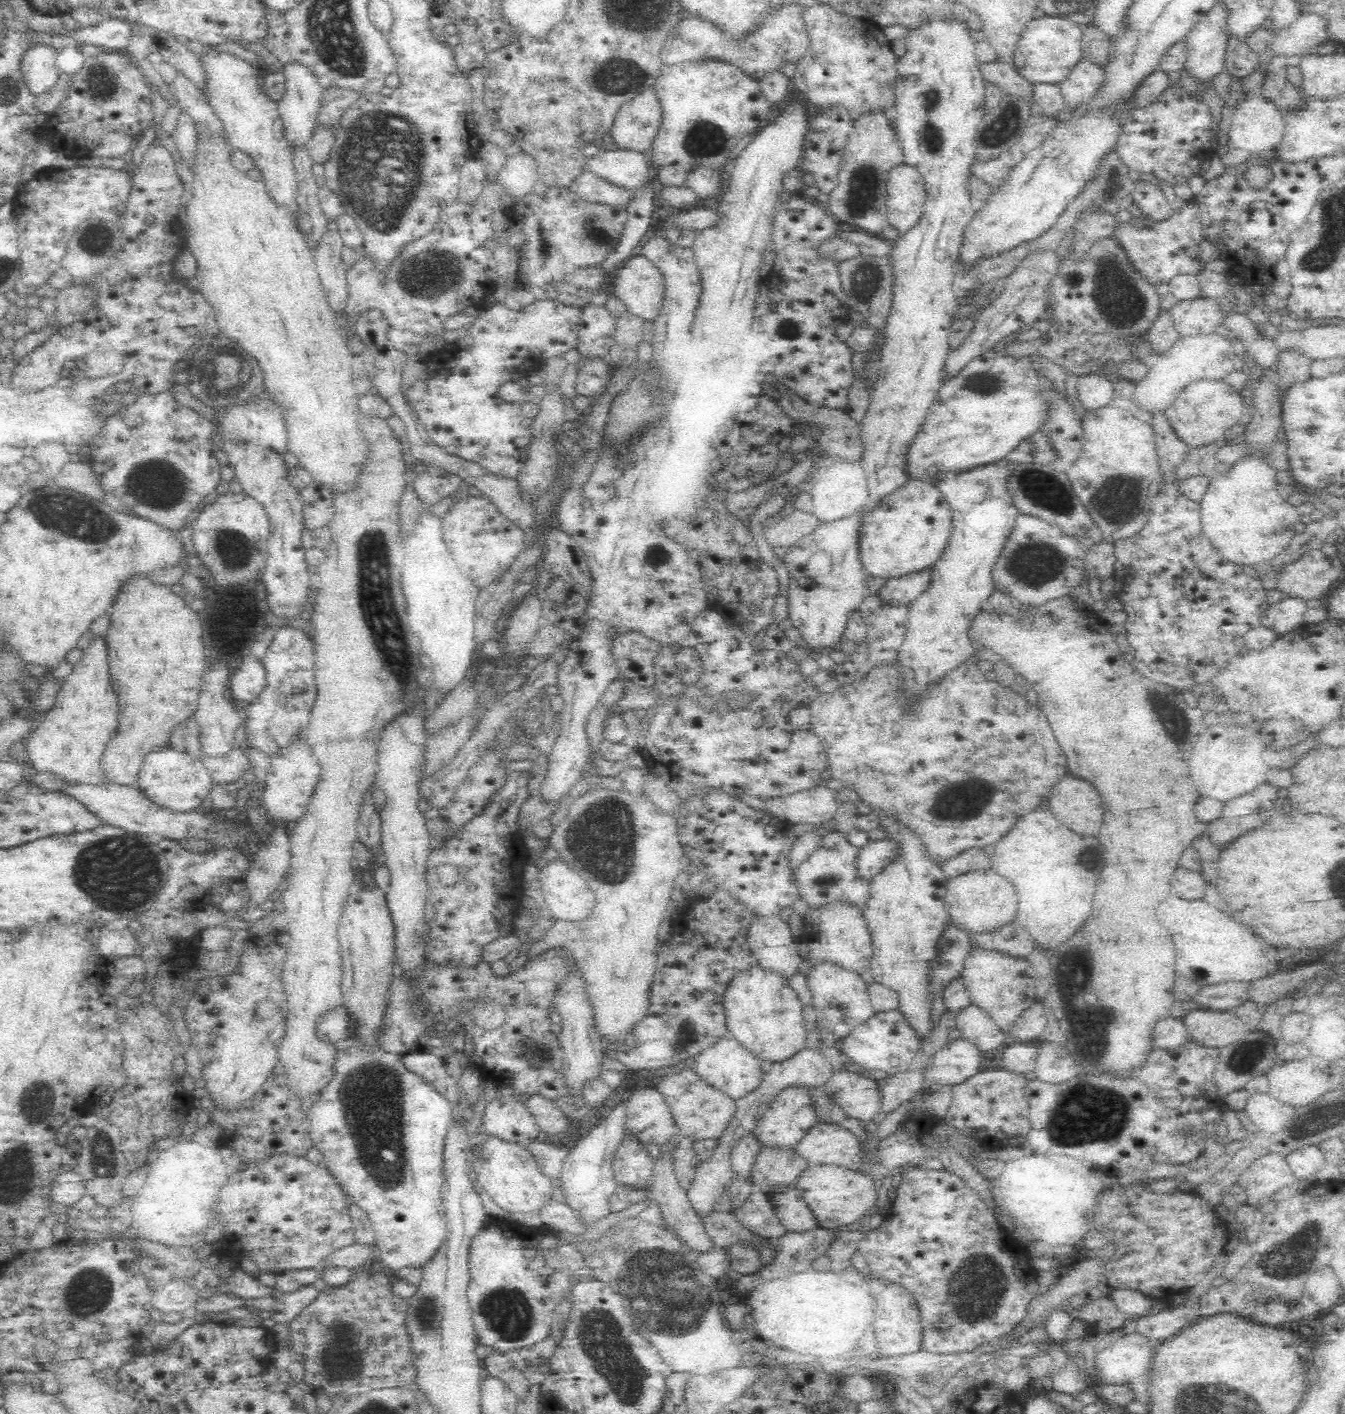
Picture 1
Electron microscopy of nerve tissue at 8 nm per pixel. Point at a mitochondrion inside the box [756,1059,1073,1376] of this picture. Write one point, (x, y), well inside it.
(975, 1300)

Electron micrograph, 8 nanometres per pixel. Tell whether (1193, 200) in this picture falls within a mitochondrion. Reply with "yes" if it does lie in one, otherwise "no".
no

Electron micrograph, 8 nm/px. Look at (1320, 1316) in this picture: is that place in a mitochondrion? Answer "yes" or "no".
no

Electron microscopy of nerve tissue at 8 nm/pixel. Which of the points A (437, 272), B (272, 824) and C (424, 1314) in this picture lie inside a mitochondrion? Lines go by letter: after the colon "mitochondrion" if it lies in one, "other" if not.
A: mitochondrion
B: other
C: mitochondrion

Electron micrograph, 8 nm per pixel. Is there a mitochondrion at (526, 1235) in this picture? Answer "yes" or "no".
no

